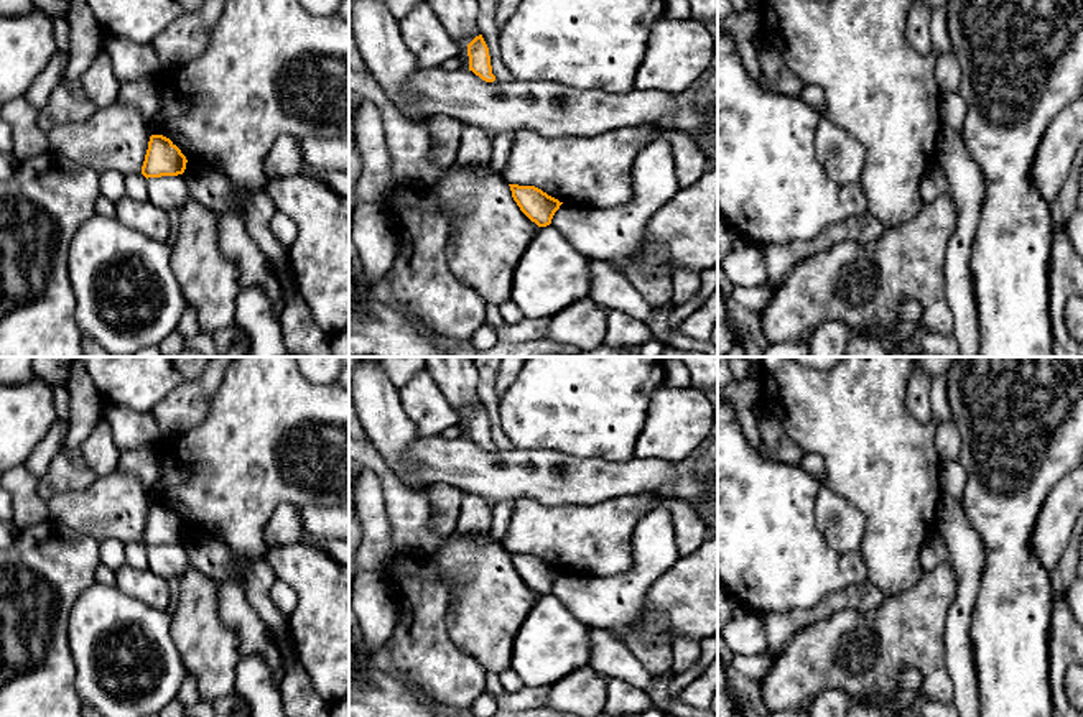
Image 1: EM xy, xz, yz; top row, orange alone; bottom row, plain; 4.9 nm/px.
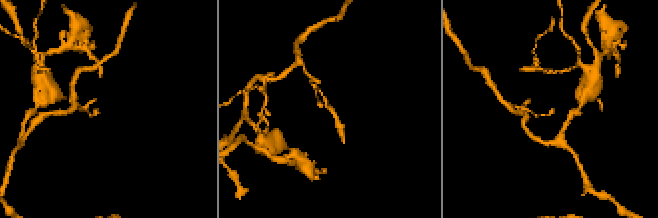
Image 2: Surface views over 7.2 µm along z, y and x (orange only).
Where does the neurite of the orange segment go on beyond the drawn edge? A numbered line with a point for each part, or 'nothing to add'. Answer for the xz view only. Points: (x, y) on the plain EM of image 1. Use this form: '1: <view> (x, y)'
nothing to add

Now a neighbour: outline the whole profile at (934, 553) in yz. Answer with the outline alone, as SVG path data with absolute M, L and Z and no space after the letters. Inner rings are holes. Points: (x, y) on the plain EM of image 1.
M932 530L927 534L920 551L920 562L923 572L930 572L948 561L948 548L945 544L943 536L937 530Z

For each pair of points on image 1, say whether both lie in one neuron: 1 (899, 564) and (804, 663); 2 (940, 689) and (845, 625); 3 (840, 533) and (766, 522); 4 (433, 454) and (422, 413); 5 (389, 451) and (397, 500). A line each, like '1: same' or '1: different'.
1: different
2: same
3: different
4: different
5: different

